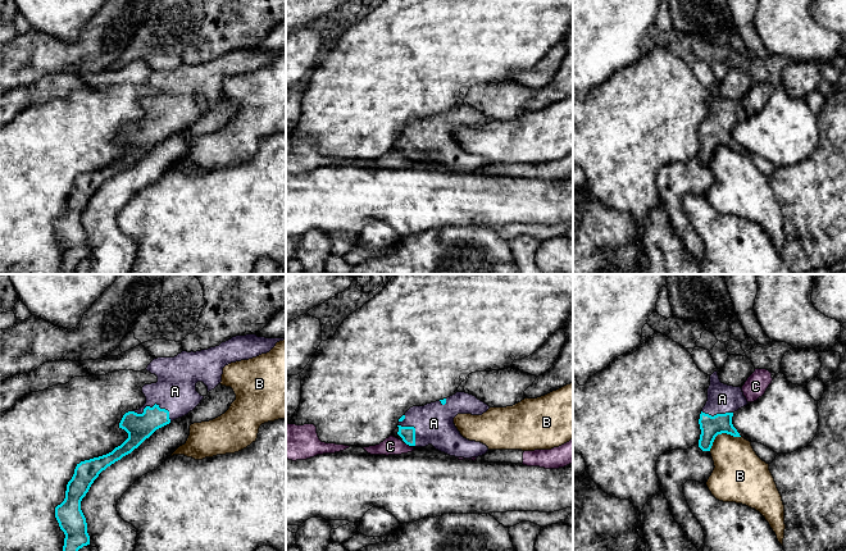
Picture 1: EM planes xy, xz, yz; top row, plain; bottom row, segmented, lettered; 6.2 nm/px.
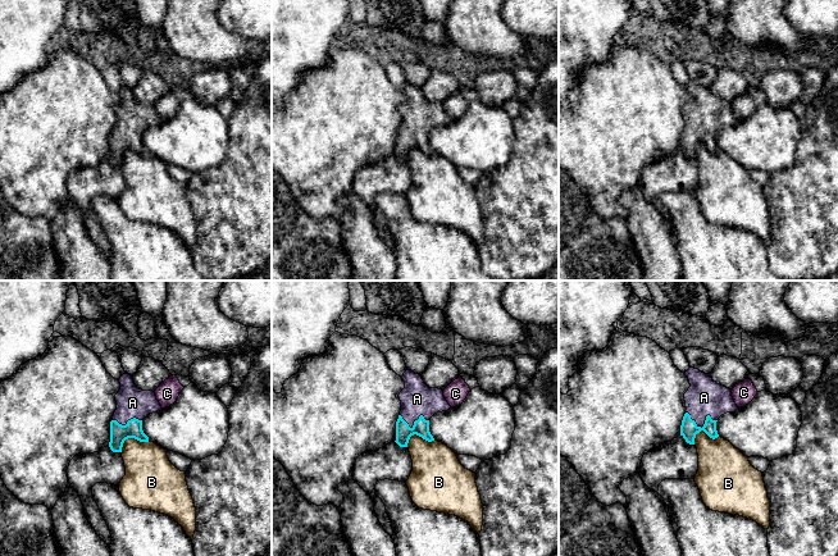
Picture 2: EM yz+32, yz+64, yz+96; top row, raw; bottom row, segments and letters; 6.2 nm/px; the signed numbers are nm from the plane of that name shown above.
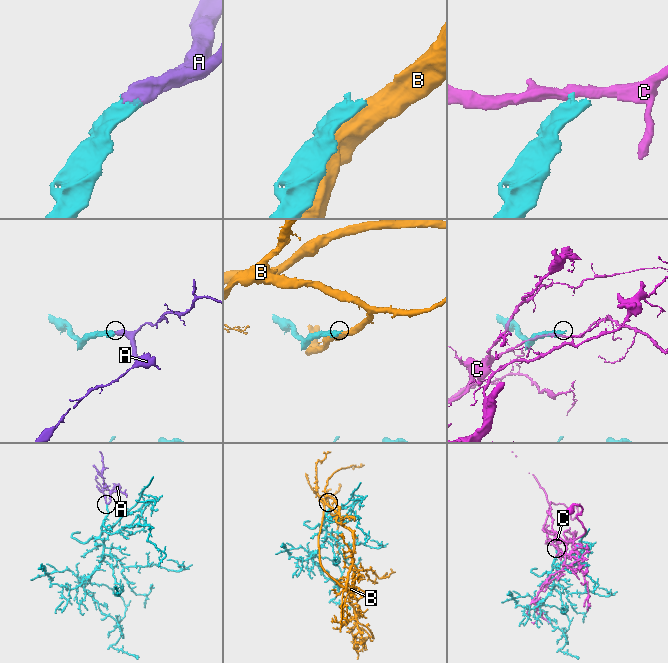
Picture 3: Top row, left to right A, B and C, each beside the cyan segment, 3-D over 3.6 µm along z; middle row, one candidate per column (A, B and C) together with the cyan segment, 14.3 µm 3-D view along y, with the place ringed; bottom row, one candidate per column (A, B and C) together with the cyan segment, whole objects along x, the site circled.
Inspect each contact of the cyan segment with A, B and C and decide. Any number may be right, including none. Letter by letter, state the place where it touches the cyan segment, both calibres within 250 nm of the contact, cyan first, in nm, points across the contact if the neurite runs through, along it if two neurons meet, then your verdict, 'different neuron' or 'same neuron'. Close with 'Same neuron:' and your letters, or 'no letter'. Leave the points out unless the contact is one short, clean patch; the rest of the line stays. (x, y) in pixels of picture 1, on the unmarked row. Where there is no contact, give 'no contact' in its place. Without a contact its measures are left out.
A: meets cyan in xy at (154, 118); 160 nm thick on the cyan side, 260 nm on the other; same neuron
B: meets cyan in yz at (721, 146); 130 nm thick on the cyan side, 280 nm on the other; different neuron
C: meets cyan in xz at (408, 156); 100 nm thick on the cyan side, 110 nm on the other; border along xz (405, 155), (409, 159); different neuron
Same neuron: A

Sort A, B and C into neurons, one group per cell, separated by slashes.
A / B / C

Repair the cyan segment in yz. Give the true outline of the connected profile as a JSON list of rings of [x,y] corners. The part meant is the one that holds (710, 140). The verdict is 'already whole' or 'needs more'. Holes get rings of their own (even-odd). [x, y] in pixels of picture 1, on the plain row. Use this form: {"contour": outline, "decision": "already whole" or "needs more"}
{"contour": [[[718,83],[714,85],[710,88],[708,114],[699,132],[701,142],[699,160],[702,164],[710,164],[715,150],[722,146],[741,150],[732,137],[732,129],[734,124],[747,117],[741,100],[722,96]]], "decision": "needs more"}

